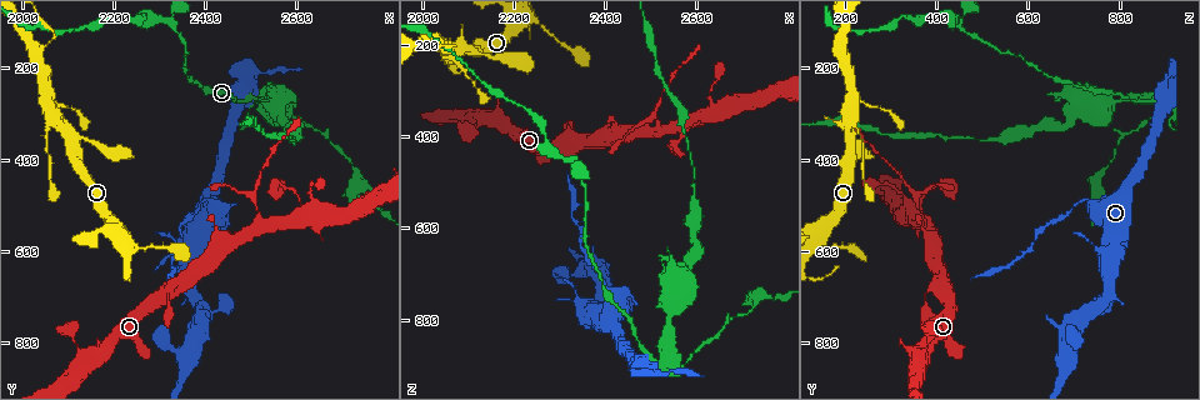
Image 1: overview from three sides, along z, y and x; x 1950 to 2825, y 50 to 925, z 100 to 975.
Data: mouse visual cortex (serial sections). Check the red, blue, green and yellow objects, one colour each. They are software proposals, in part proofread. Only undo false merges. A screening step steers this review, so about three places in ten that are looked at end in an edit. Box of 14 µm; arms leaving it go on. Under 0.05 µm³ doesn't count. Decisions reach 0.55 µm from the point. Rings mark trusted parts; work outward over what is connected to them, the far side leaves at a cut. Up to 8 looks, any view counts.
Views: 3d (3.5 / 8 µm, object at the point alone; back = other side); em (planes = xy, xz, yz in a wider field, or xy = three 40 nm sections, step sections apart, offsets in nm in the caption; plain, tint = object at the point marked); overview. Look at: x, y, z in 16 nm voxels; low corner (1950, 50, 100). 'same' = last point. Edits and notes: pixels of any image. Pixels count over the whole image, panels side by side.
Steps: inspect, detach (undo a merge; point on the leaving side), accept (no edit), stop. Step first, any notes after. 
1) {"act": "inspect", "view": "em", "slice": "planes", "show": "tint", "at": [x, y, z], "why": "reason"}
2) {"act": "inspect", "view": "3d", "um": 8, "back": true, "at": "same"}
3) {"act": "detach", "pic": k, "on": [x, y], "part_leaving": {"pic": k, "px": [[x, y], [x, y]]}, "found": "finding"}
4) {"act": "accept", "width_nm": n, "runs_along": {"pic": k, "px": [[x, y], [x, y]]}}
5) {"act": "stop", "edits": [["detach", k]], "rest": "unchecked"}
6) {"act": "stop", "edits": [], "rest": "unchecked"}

{"act": "inspect", "view": "3d", "um": 3.5, "at": [2405, 495, 730], "why": "small branch off a trunk"}

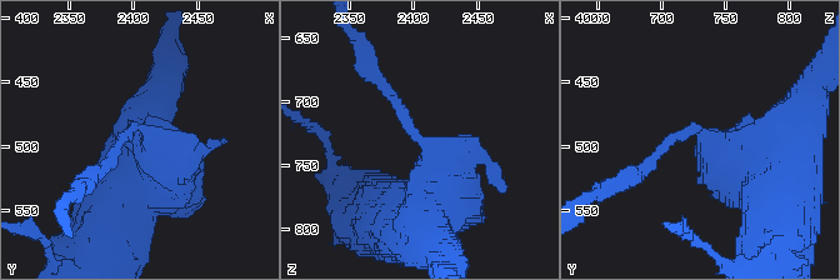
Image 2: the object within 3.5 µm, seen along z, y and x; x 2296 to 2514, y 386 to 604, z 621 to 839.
{"act": "inspect", "view": "em", "slice": "planes", "show": "tint", "at": [2408, 490, 734]}

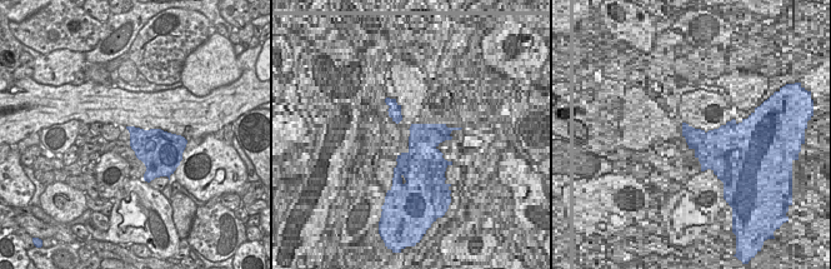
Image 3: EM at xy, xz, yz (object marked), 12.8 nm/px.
{"act": "inspect", "view": "em", "slice": "xy", "step": 2, "show": "tint", "at": "same", "why": "another direction"}

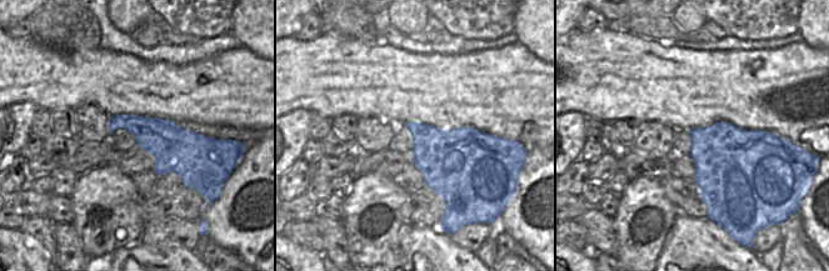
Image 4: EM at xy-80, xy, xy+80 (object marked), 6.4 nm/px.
{"act": "detach", "pic": 2, "on": [664, 148], "arm_widths_nm": [150, 300, 800], "part_leaving": {"pic": 2, "px": [[691, 129], [605, 186]]}, "found": "a second cell is stuck on"}

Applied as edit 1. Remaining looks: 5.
{"act": "inspect", "view": "overview", "why": "redraw"}

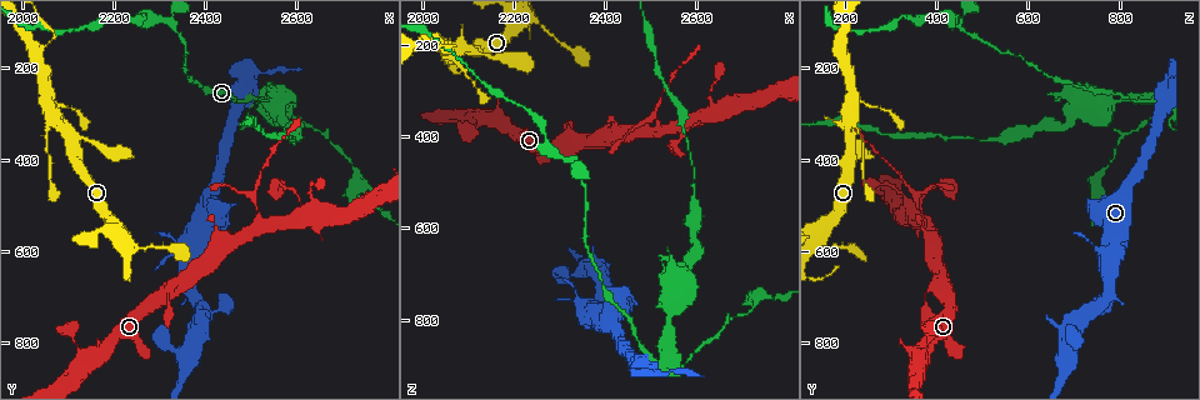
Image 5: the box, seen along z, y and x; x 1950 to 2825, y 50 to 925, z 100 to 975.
{"act": "inspect", "view": "3d", "um": 8, "at": [2505, 485, 350], "why": "branch point"}

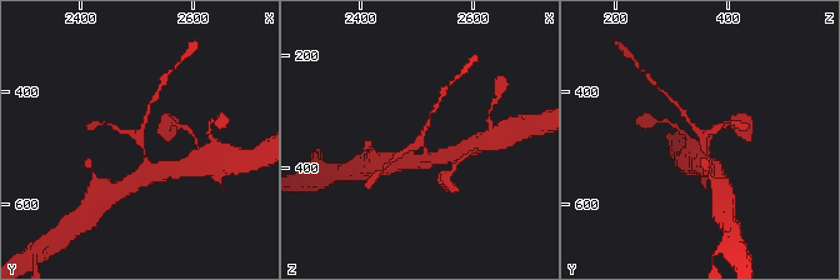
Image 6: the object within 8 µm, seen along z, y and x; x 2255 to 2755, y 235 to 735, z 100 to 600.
{"act": "inspect", "view": "3d", "um": 3.5, "at": [2505, 475, 355], "why": "closer look"}

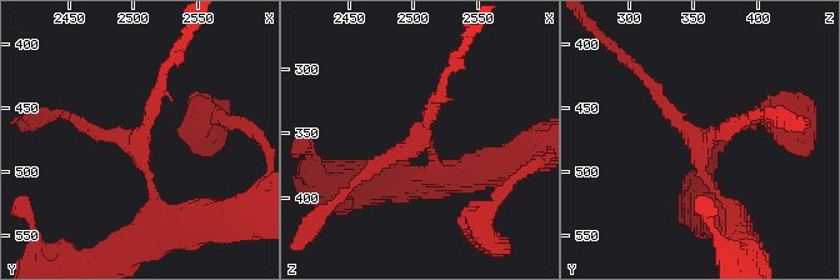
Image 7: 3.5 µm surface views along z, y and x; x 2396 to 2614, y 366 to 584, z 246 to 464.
{"act": "inspect", "view": "em", "slice": "xy", "step": 1, "show": "tint", "at": [2506, 480, 356], "why": "now the EM"}

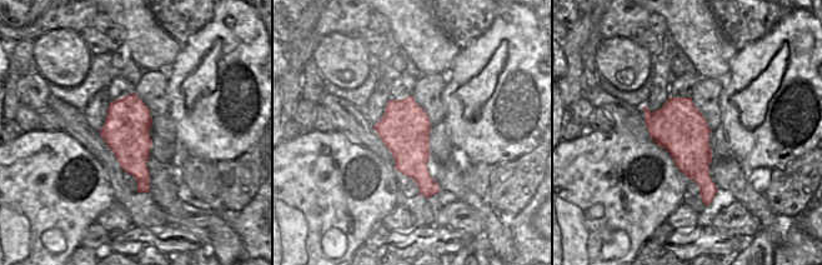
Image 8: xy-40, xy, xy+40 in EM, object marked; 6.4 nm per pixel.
{"act": "accept", "runs_along": {"pic": 7, "px": [[736, 215], [646, 78]]}, "found": "all the same cell"}

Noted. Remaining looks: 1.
{"act": "inspect", "view": "3d", "um": 3.5, "at": [2055, 320, 220], "why": "three arms meet"}

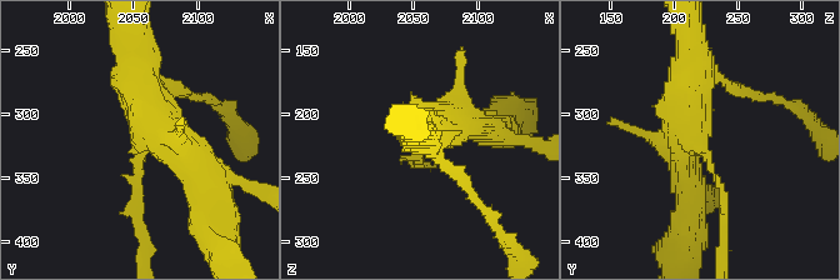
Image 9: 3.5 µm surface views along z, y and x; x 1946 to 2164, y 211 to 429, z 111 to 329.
{"act": "accept", "runs_along": {"pic": 9, "px": [[206, 191], [141, 110], [134, 49]]}, "found": "continuous, no second cell"}

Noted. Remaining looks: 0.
{"act": "stop", "edits": [["detach", 2]], "rest": "unchecked"}

